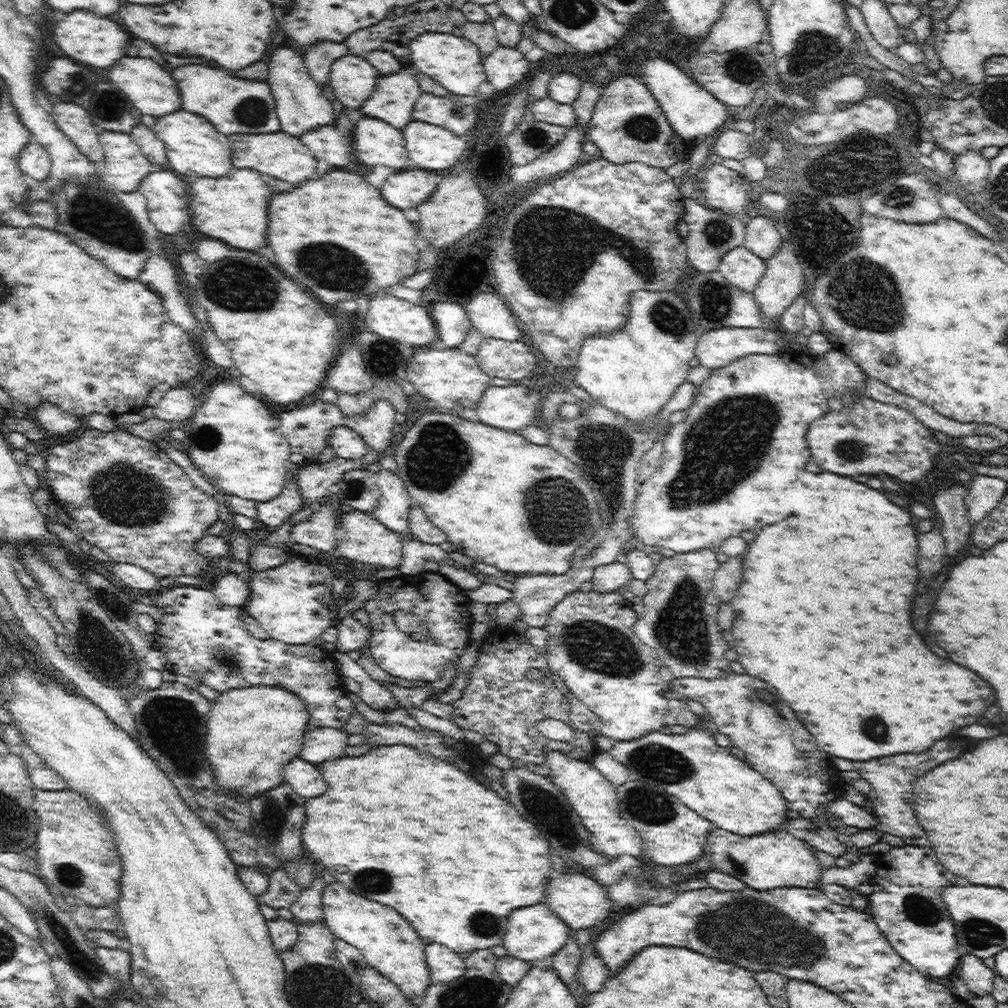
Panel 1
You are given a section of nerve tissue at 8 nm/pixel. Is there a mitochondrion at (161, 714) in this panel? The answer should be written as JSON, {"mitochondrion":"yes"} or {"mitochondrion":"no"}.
{"mitochondrion":"yes"}

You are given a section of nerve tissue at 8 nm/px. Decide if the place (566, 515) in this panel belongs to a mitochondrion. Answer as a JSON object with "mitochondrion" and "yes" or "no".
{"mitochondrion":"yes"}

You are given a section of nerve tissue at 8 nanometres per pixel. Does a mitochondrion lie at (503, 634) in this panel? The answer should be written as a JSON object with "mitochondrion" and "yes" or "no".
{"mitochondrion":"no"}

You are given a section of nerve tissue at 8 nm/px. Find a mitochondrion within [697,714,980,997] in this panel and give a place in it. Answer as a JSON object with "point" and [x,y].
{"point":[920,909]}

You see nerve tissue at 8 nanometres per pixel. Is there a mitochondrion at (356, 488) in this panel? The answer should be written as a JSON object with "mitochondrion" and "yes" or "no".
{"mitochondrion":"yes"}

